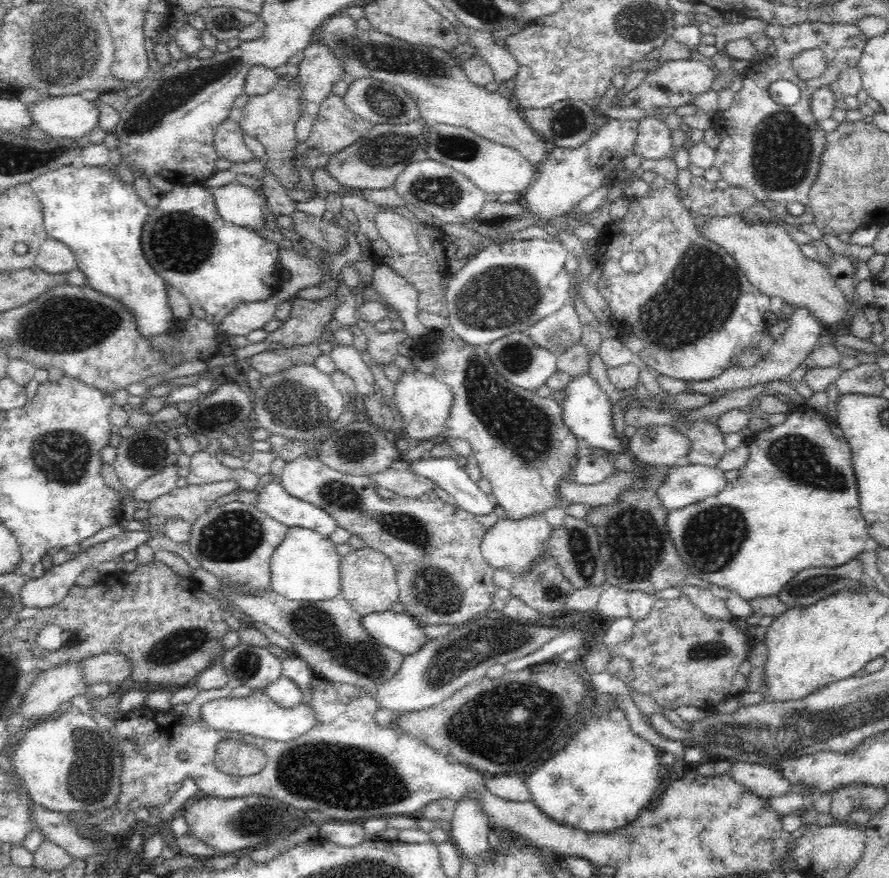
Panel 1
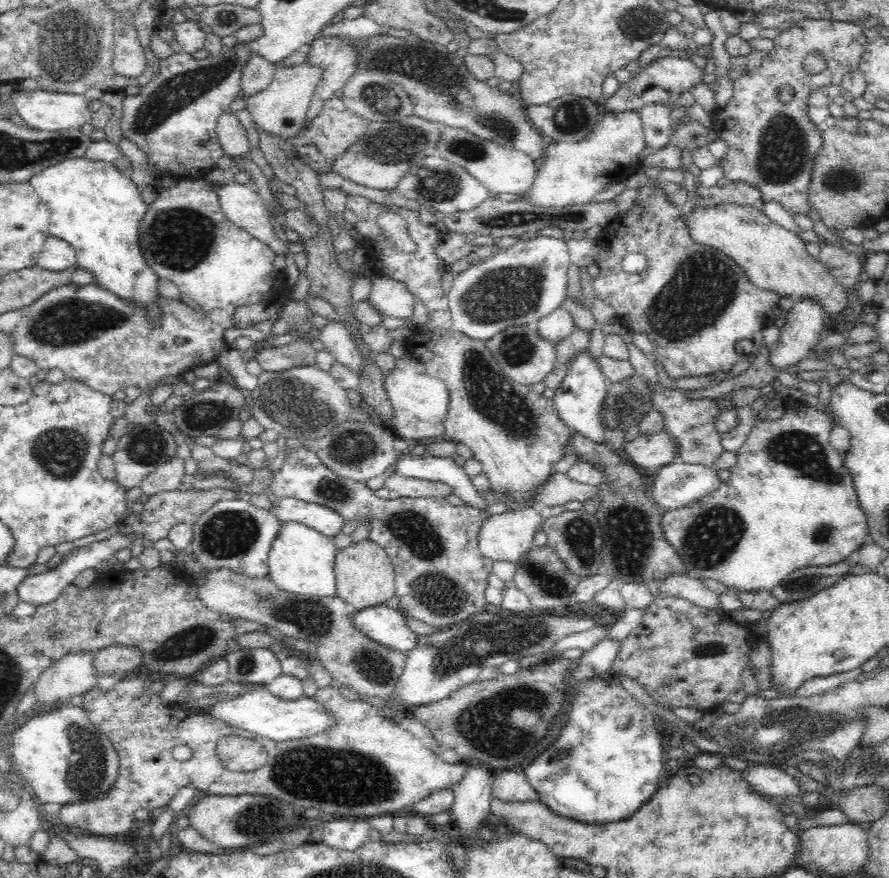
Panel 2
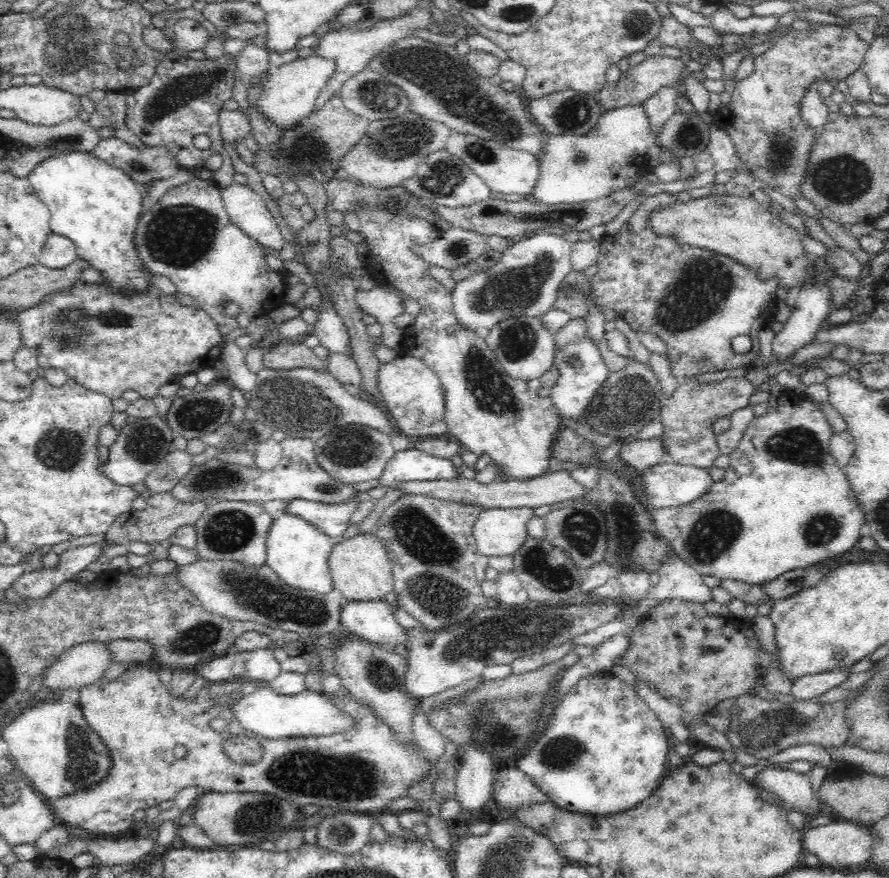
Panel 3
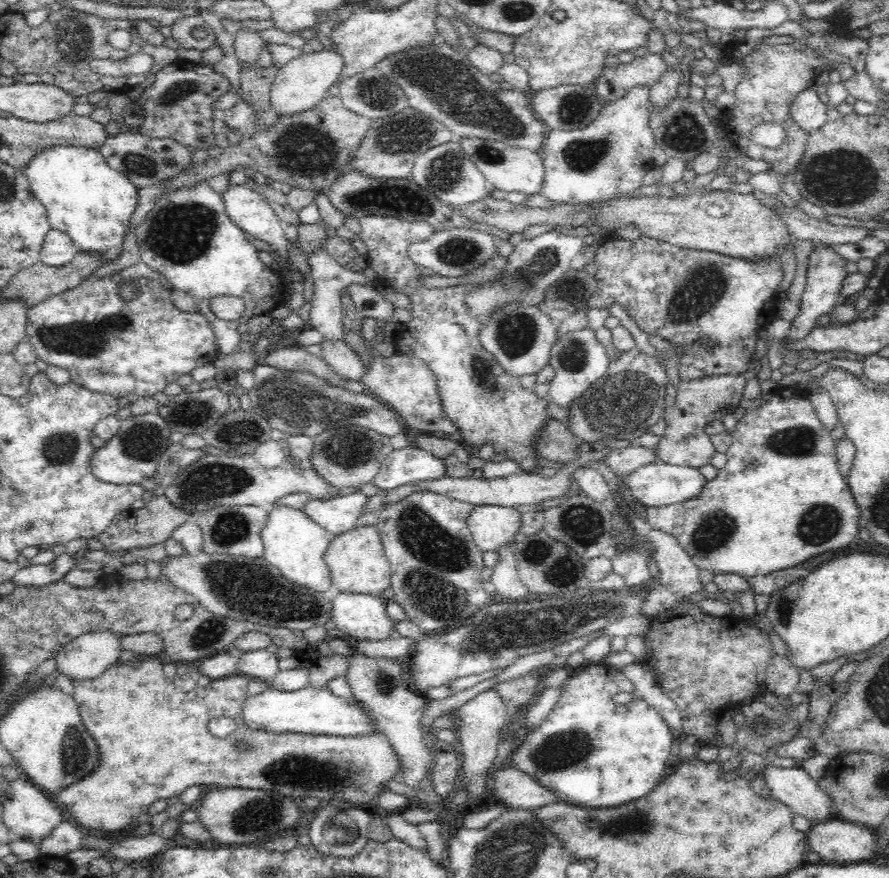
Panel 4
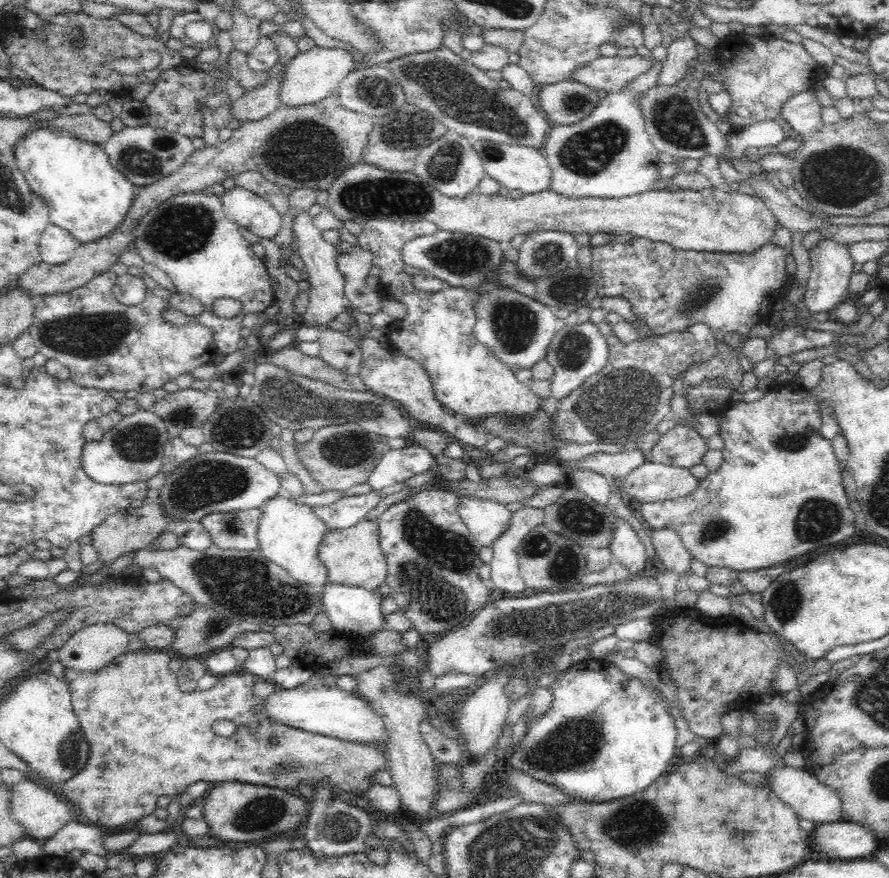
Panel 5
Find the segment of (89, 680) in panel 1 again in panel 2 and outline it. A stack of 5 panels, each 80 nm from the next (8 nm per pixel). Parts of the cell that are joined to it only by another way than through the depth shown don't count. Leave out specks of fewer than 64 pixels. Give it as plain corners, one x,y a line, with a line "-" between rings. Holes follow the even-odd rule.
112,644
110,646
101,648
95,652
93,665
98,675
100,674
114,674
118,672
122,676
138,671
142,666
143,654
137,646
126,646
124,644

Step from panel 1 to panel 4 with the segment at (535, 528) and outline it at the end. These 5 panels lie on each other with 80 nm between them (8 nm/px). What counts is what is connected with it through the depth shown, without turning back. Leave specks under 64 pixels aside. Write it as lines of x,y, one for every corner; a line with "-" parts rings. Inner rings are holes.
474,504
474,510
468,512
466,522
481,551
496,551
518,534
520,514
514,507

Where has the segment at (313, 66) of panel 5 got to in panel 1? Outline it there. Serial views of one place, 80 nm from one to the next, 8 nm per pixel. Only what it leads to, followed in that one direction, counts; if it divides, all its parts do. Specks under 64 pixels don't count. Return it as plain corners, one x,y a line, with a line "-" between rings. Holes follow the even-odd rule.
297,69
290,70
287,74
278,75
274,86
266,94
251,96
243,109
234,116
242,131
247,135
256,137
266,150
267,169
278,178
283,186
294,188
298,182
296,167
292,165
292,150
295,150
298,142
296,137
296,123
301,115
301,96
303,86
299,84

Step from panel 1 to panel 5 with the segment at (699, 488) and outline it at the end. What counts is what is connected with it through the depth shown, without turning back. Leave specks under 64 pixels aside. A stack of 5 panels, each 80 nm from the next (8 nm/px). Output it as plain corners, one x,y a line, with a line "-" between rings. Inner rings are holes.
657,462
642,464
624,477
624,495
640,502
656,502
690,494
699,479
690,470

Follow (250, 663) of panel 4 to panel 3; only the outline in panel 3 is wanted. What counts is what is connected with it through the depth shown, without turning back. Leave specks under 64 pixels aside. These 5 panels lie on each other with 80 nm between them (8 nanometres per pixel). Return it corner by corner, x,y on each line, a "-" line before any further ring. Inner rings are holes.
270,648
238,651
233,656
232,674
243,681
271,681
281,671
281,663
276,660

